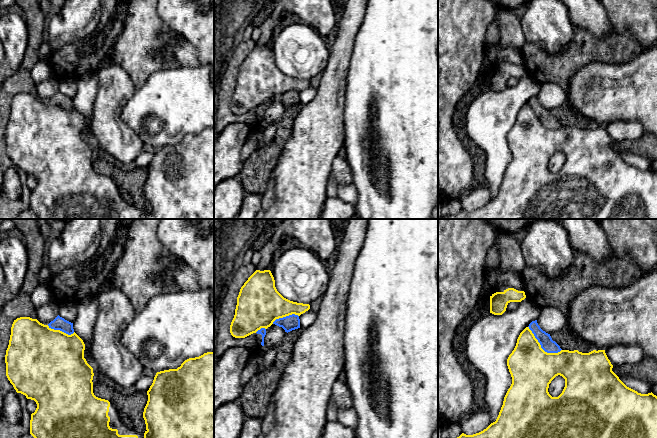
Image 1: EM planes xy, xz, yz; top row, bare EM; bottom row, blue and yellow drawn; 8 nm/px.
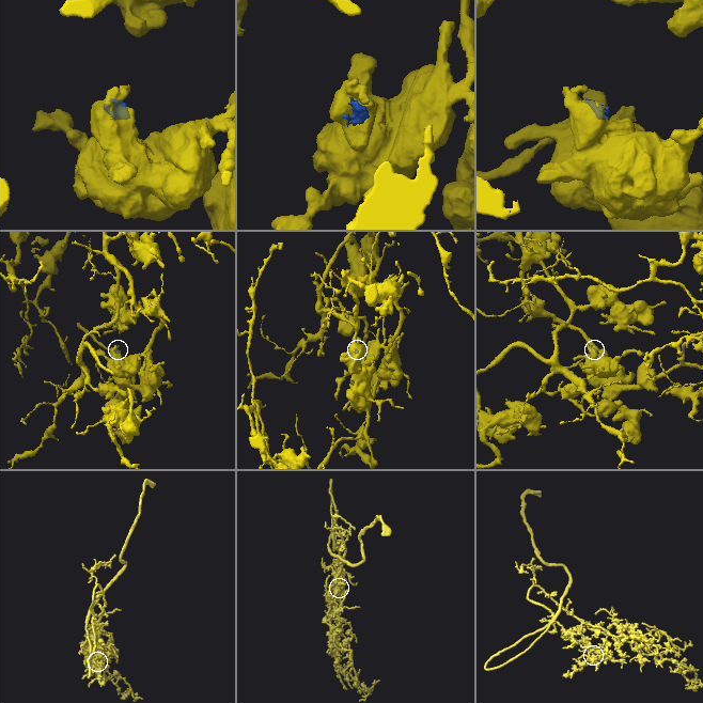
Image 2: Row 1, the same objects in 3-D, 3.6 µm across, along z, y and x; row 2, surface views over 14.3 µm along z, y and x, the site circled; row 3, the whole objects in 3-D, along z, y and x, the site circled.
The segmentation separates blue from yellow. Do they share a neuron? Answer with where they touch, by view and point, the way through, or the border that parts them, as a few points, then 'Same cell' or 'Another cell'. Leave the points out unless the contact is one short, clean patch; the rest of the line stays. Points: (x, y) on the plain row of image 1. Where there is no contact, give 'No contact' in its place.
Touches blue at yz (541, 123). Another cell

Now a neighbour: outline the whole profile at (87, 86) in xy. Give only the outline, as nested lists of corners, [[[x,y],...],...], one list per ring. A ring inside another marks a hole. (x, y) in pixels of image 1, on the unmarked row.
[[[87,73],[77,79],[77,94],[73,98],[74,108],[85,120],[84,134],[93,144],[89,121],[92,118],[93,106],[98,91],[97,74]]]

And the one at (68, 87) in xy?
[[[62,79],[59,82],[59,92],[73,99],[77,94],[77,80]]]

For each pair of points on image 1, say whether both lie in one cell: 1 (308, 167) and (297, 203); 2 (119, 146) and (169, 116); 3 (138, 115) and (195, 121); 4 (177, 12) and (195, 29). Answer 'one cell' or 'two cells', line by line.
1: one cell
2: two cells
3: one cell
4: one cell

